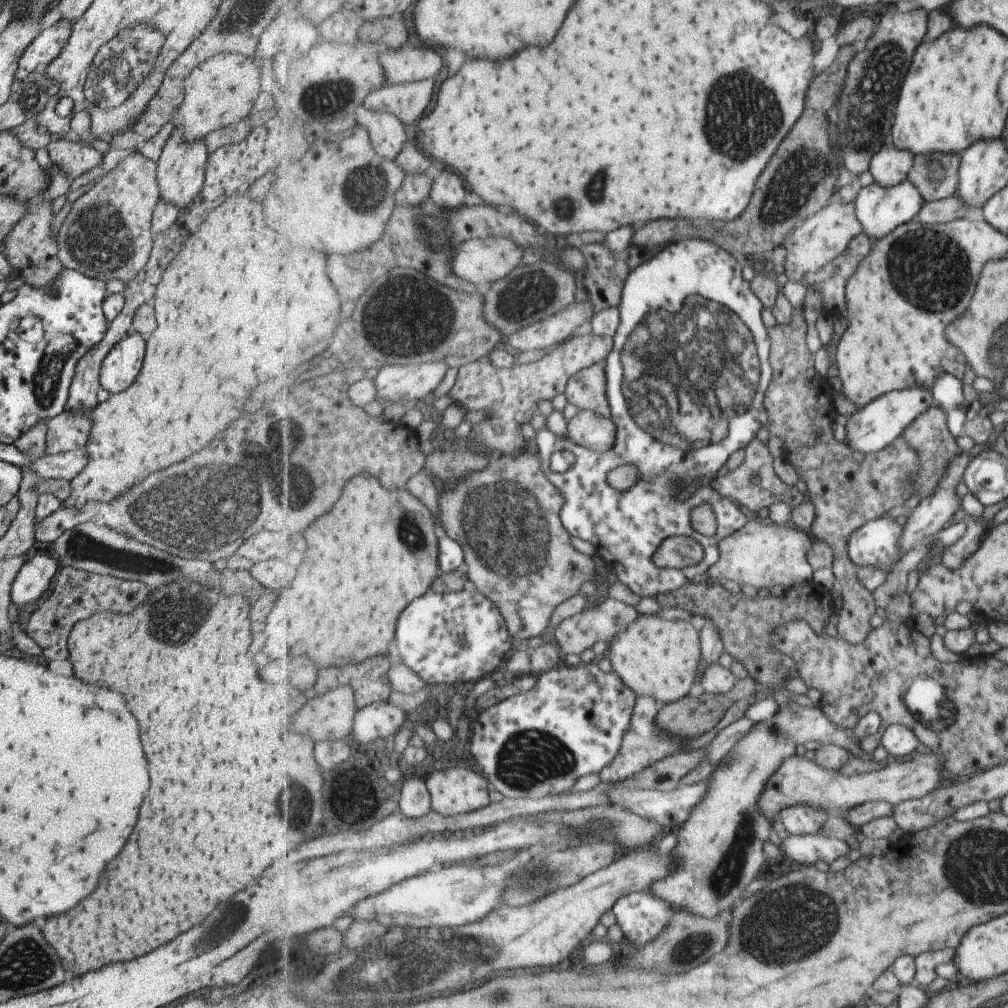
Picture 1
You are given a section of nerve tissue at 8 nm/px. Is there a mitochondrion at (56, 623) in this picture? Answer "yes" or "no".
no

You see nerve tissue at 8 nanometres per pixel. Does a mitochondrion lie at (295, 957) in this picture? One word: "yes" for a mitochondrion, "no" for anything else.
no

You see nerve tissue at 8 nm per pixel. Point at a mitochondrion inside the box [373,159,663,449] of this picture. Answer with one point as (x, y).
(434, 233)

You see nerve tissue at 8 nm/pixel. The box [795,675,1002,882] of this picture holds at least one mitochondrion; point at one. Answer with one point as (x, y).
(947, 722)

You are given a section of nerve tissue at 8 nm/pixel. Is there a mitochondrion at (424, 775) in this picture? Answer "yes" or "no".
no

